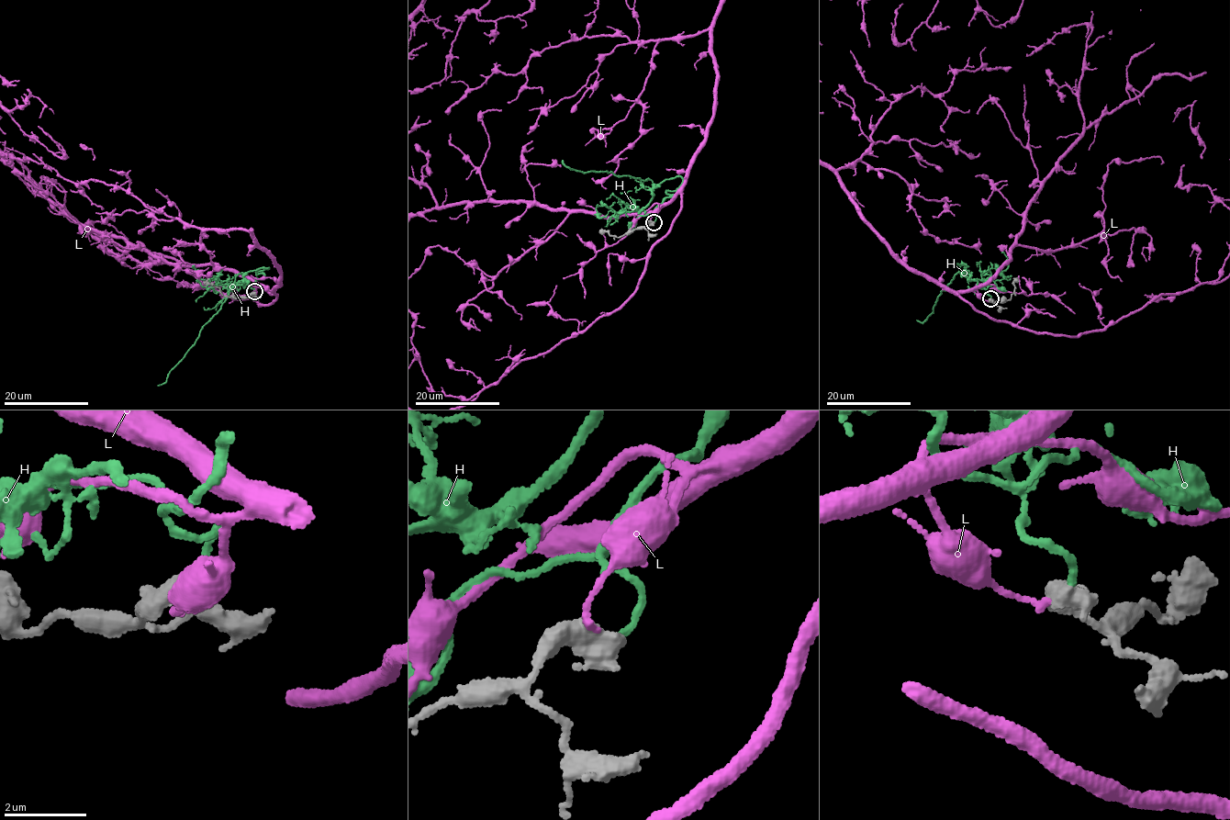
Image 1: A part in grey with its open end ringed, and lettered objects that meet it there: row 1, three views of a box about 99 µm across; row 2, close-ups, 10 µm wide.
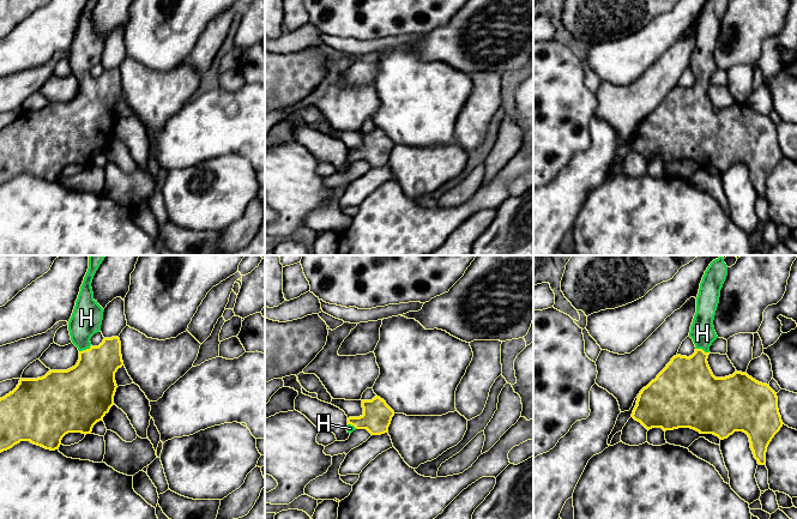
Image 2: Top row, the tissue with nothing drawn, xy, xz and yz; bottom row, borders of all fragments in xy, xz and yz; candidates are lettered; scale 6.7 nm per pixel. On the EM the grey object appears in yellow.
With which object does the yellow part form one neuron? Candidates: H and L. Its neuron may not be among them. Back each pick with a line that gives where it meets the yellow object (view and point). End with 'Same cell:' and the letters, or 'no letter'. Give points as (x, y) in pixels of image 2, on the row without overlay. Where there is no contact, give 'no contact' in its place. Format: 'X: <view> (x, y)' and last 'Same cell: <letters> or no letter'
H: xy (86, 80)
Same cell: H

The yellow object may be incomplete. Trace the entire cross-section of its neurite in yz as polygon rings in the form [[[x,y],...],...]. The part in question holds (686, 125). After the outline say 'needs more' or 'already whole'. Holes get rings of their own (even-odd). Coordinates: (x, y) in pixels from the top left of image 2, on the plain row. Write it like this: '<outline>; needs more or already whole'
[[[727,0],[705,2],[689,64],[696,79],[695,84],[689,89],[676,86],[671,90],[657,109],[641,121],[632,149],[647,162],[690,159],[700,165],[713,165],[720,171],[727,170],[735,163],[743,163],[749,169],[757,195],[766,197],[767,179],[784,156],[778,140],[777,125],[769,116],[756,113],[747,104],[735,103],[725,109],[716,109],[707,93],[710,78],[718,70],[713,52],[726,7]]]; needs more

